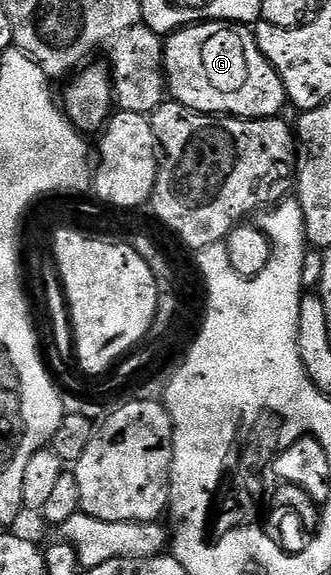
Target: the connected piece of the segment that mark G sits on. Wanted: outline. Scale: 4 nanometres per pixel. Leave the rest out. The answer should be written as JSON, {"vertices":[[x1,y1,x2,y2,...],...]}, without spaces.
{"vertices":[[206,20,204,24,189,24,186,28,179,28,175,32,168,33,167,39,163,44,163,63,165,66,165,86,168,95,176,103,189,108,193,112,206,112,209,116,238,116,244,120,266,120,272,116,280,117,284,113,281,111,287,108,289,104,289,95,285,89,283,78,279,78,275,66,271,66,271,62,267,62,263,50,259,50,256,31,247,24,235,24,227,20]]}

